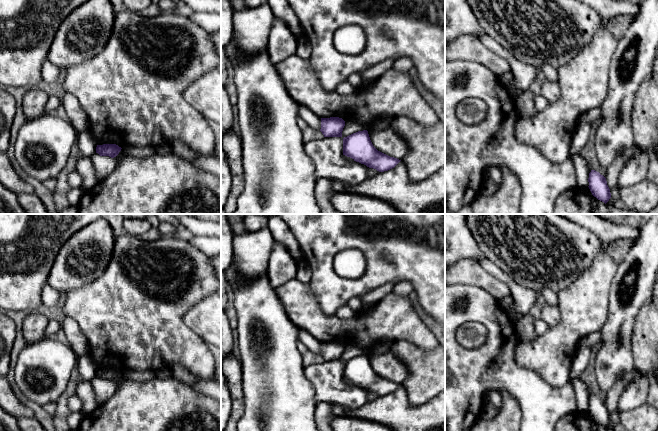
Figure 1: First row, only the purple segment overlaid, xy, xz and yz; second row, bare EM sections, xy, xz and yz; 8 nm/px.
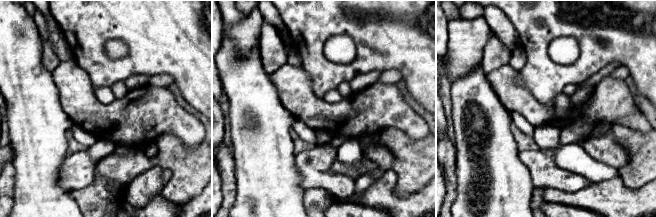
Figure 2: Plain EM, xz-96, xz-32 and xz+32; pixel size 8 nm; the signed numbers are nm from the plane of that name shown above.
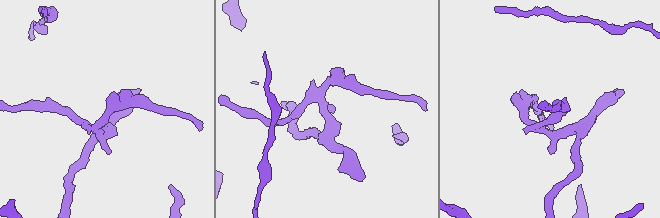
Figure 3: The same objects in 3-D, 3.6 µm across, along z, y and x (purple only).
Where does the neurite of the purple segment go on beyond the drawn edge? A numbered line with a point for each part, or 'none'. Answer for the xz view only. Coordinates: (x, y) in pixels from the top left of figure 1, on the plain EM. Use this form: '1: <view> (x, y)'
none

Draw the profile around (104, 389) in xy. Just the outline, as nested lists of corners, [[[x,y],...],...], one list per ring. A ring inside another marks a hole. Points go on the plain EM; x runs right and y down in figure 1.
[[[123,373],[119,378],[111,382],[109,380],[100,380],[98,377],[94,377],[90,383],[95,392],[96,401],[99,405],[106,402],[116,391],[116,389],[124,382],[126,378]]]

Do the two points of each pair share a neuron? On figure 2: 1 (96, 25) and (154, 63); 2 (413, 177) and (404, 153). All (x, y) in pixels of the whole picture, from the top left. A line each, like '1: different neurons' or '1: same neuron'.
1: same neuron
2: same neuron

